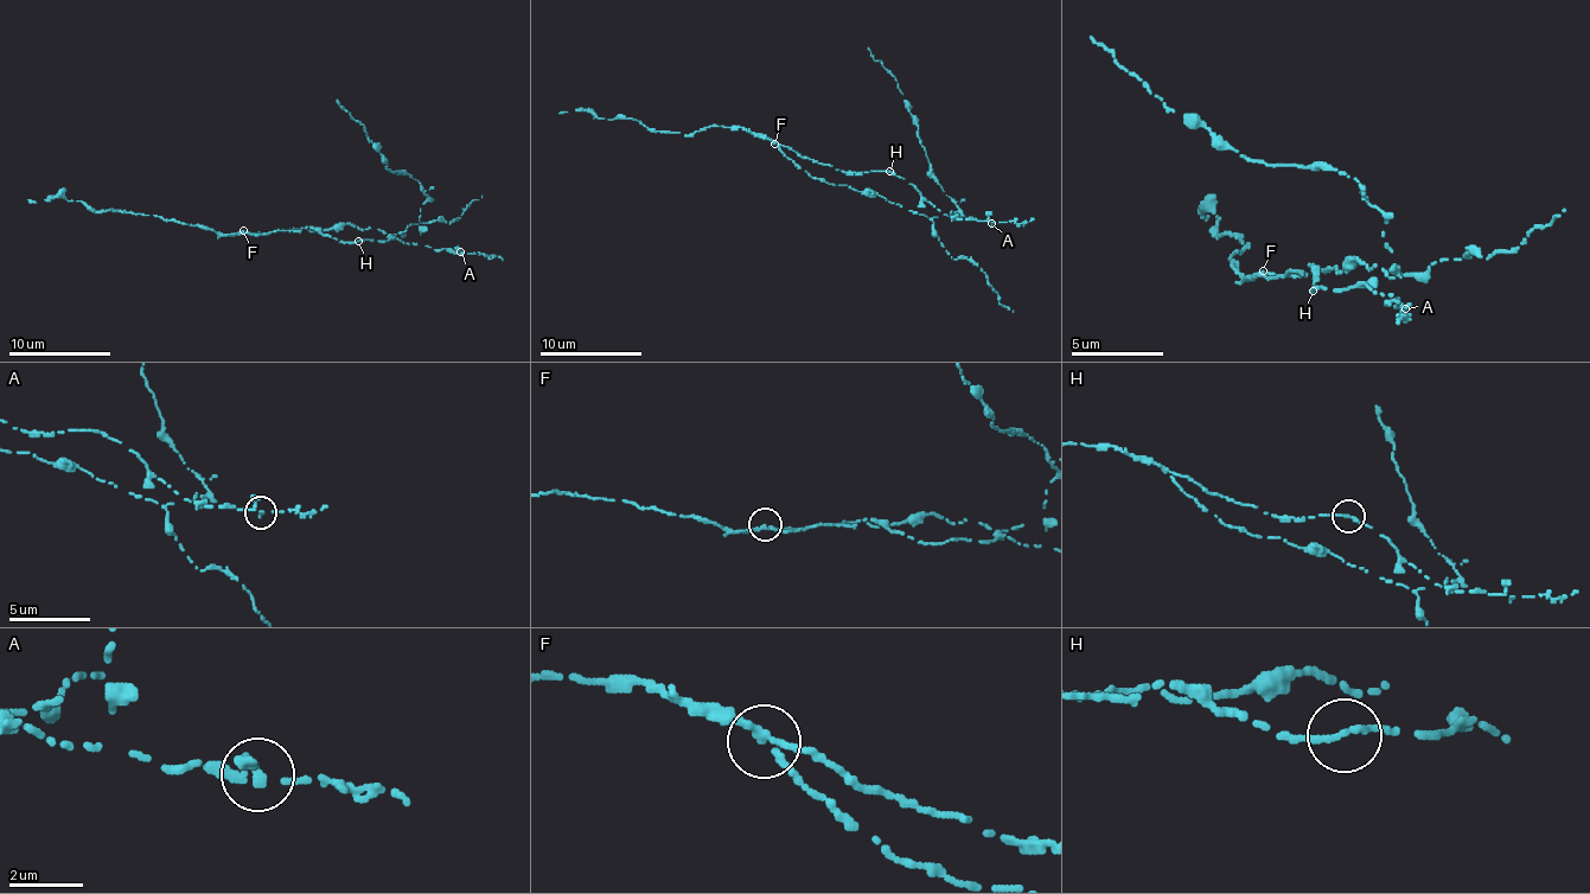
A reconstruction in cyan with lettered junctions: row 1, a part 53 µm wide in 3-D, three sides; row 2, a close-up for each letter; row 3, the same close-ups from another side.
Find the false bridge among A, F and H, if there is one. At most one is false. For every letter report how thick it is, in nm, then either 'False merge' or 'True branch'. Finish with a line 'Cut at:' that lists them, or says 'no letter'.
A: Thickness 160 nm. True branch
F: Thickness 170 nm. False merge
H: Thickness 190 nm. True branch
Cut at: F

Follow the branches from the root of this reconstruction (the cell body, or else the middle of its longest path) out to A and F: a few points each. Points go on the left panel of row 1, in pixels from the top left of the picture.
A: (358, 241), (398, 238), (407, 244), (460, 251)
F: (358, 241), (340, 241), (312, 229), (266, 234), (243, 231)

